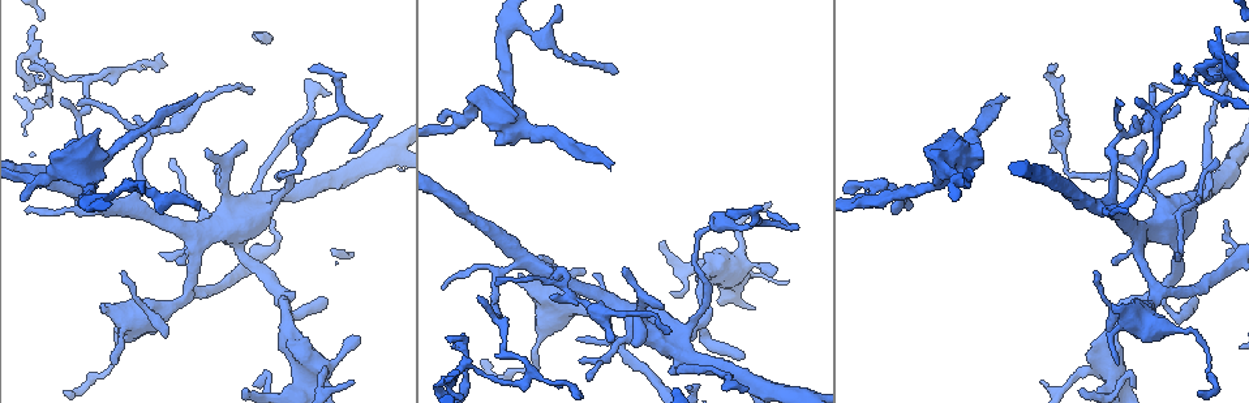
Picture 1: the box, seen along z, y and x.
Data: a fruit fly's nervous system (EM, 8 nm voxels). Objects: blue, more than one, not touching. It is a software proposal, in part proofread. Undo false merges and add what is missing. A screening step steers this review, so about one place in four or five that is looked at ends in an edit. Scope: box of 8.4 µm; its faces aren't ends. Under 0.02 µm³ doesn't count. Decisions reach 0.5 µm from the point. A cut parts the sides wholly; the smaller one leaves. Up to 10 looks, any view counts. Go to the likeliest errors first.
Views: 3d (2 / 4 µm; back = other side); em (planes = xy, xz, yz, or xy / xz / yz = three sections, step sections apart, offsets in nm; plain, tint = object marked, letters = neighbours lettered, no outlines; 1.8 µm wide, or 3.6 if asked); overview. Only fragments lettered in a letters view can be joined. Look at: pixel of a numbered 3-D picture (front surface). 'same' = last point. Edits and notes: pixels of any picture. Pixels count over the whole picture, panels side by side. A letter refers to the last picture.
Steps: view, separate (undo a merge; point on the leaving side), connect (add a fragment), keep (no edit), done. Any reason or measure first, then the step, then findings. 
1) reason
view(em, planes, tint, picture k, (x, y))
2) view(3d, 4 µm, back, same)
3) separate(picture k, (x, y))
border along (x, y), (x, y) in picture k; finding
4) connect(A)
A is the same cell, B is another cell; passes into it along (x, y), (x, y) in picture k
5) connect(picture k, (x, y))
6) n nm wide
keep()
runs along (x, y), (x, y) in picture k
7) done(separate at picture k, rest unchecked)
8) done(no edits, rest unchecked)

end of a long branch
view(em, xz, step 8, tint, picture 1, (610, 165))

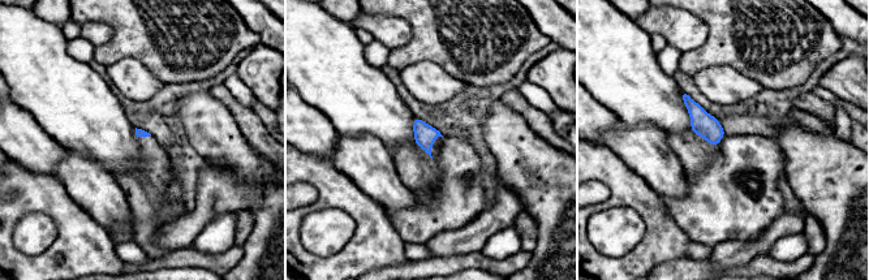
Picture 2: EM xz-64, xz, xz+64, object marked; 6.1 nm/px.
what lies round it
view(em, xz, step 8, letters, same)

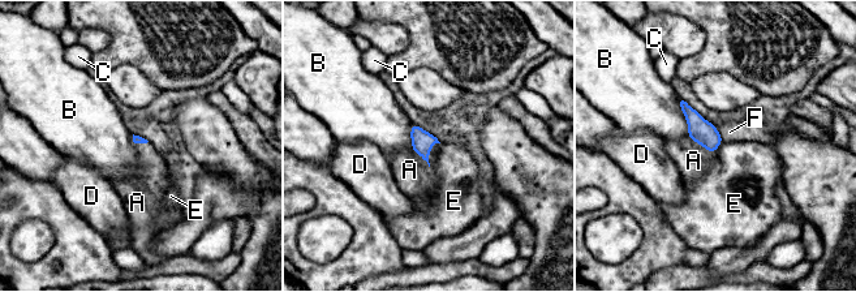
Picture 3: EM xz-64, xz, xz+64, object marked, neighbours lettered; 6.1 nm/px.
connect(picture 3, (693, 160))
A is the same cell, B, C, D, E and F are other cells; passes into it along (702, 132), (701, 145), (693, 160) in picture 3; it goes on there

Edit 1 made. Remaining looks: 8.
sharp bend
view(3d, 2 µm, picture 1, (445, 385))

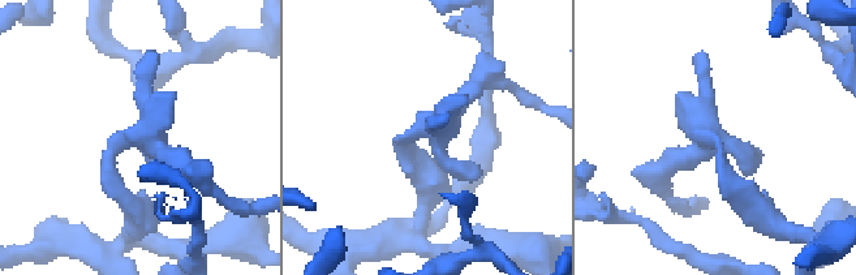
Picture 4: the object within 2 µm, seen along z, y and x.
view(em, planes, letters, picture 4, (418, 135))

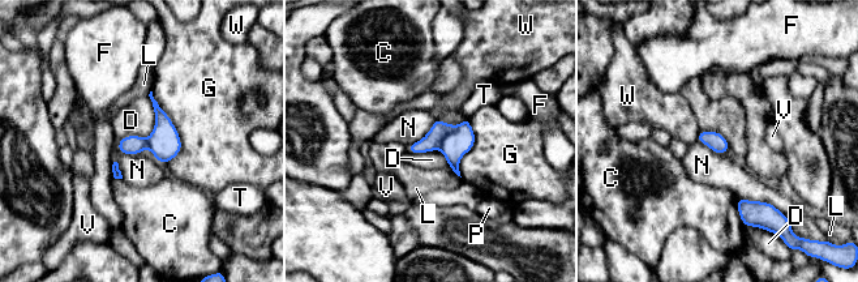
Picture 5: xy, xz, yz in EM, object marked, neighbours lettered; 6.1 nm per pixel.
110 nm wide; G touches over 460 nm
separate(picture 5, (440, 129))
C, D, F, G, L, N, P, T, V and W are other cells; a second cell is stuck on

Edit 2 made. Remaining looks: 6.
branch stops here
view(3d, 4 µm, picture 1, (615, 69))

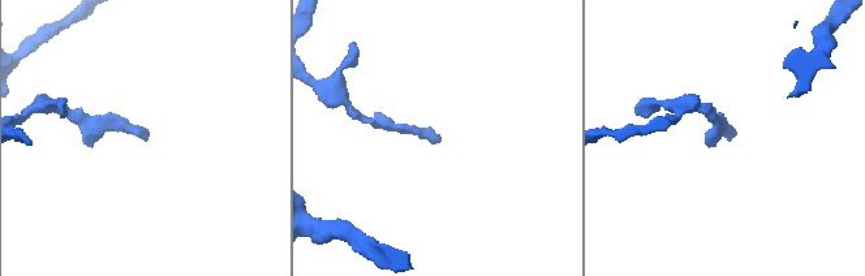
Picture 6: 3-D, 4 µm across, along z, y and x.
view(em, planes, tint, picture 6, (144, 139))

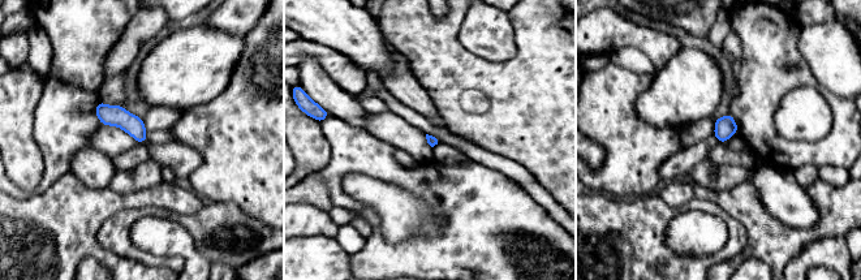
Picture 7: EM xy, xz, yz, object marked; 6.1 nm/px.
view(em, planes, letters, same)

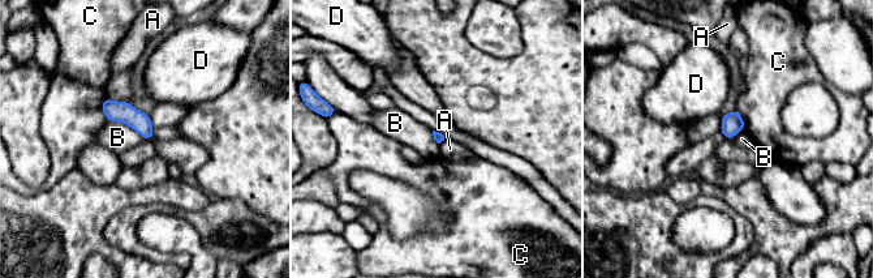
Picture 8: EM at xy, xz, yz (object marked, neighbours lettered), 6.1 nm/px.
keep()
A, B, C and D are other cells; runs along (106, 103), (128, 114), (149, 135) in picture 8; none of them fits

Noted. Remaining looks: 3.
arms part here
view(3d, 2 µm, picture 1, (198, 230))

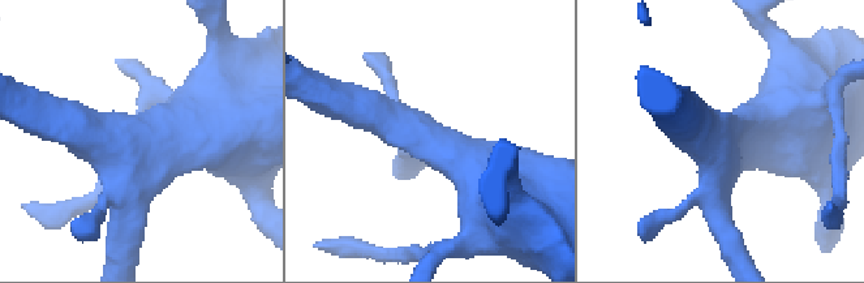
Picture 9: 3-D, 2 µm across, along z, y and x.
now the EM
view(em, yz, step 16, tint, picture 9, (430, 135))

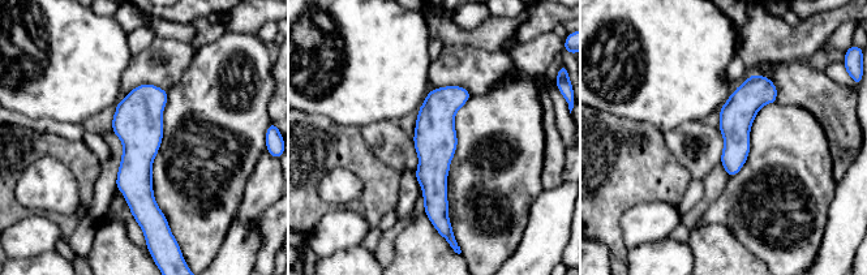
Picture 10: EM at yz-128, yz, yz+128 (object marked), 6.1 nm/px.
cut it another way
view(em, planes, letters, same)

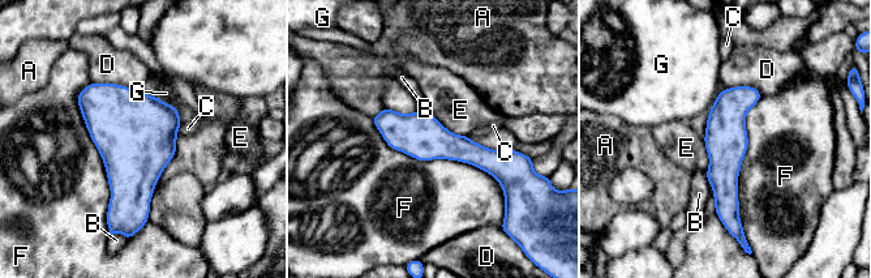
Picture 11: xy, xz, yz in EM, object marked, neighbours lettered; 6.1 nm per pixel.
260 nm wide
keep()
A, B, C, D, E, F and G are other cells; all the same cell

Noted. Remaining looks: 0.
done(connect at picture 3, separate at picture 5, rest unchecked)

